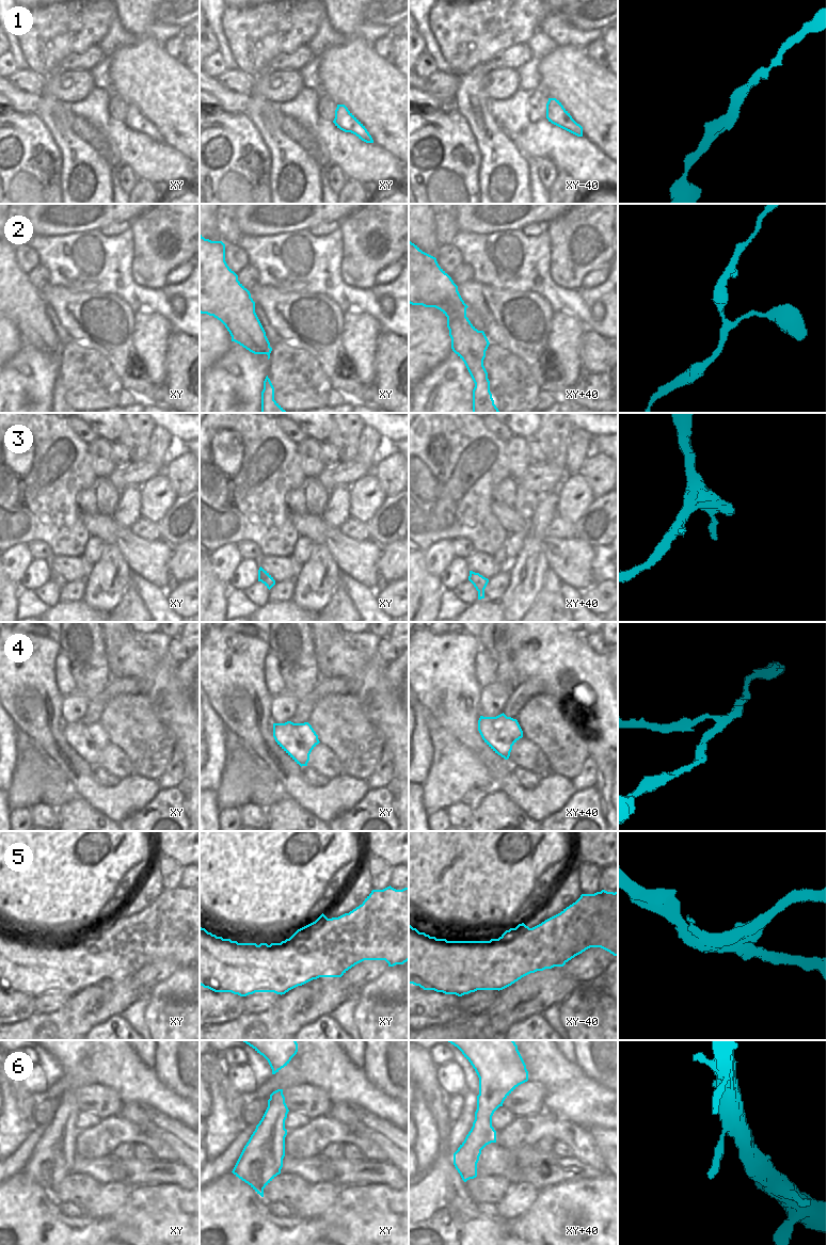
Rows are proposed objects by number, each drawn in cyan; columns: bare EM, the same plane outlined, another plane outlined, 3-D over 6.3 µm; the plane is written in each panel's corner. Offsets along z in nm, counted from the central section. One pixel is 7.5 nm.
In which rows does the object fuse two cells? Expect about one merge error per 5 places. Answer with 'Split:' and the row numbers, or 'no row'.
Split: 5

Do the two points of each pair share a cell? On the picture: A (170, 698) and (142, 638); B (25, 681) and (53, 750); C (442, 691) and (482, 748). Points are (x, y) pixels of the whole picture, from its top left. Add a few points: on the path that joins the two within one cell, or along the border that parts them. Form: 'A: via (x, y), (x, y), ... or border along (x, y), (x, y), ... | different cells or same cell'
A: border along (131, 633), (148, 650), (157, 654), (168, 653) | different cells
B: via (31, 698), (48, 733) | same cell
C: via (456, 705), (465, 731), (468, 734) | same cell

